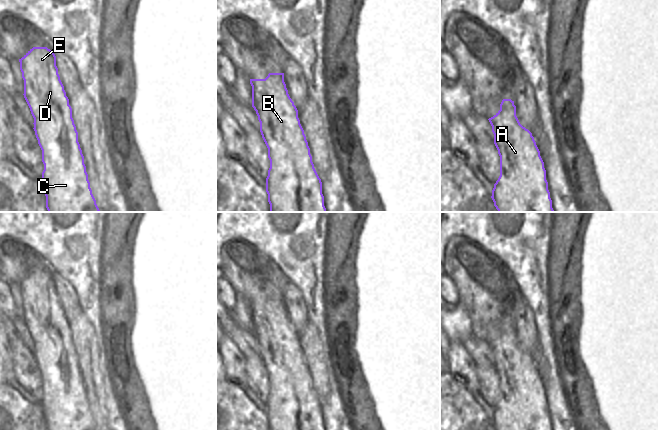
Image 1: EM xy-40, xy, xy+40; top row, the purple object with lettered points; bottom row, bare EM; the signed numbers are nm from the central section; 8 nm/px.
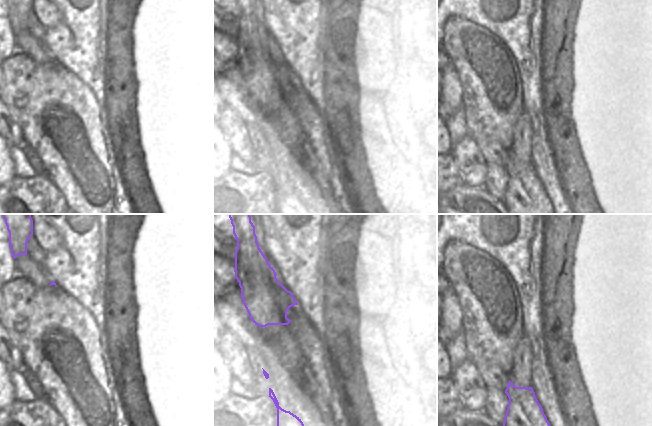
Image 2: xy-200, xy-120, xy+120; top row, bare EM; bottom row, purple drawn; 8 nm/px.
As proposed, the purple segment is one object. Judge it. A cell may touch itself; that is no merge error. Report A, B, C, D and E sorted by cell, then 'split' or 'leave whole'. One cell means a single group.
A B C D E; leave whole

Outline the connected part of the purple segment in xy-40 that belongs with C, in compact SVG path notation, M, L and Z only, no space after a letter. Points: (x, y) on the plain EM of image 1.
M33 271L21 283L24 322L34 342L34 355L42 374L42 410L46 430L97 430L90 412L72 332L58 298L56 280L47 271Z

